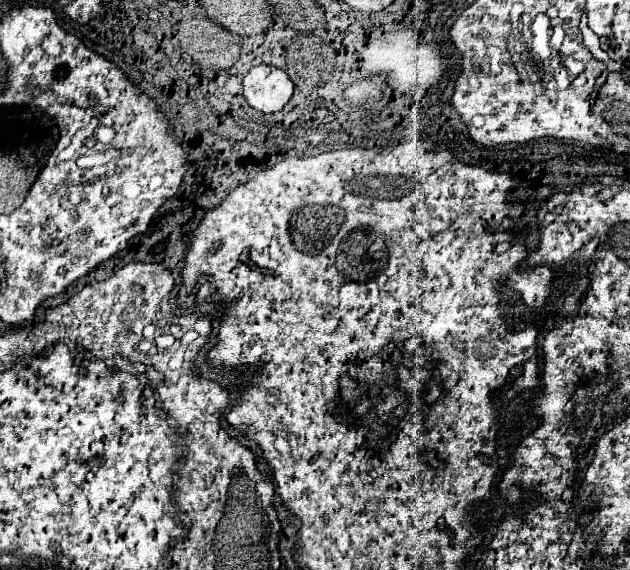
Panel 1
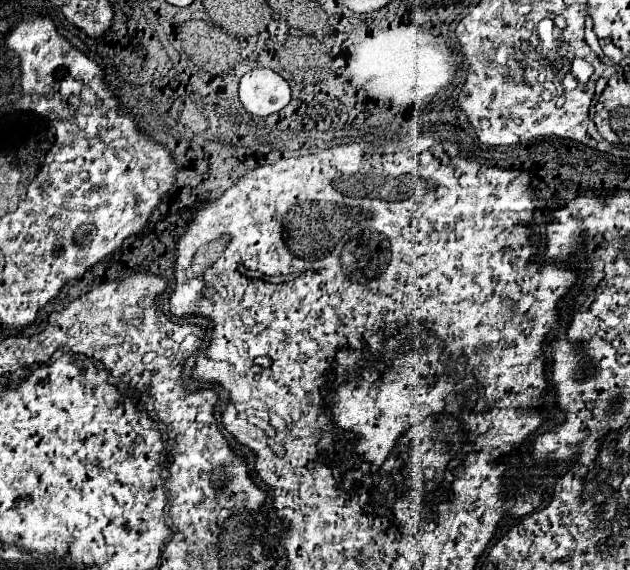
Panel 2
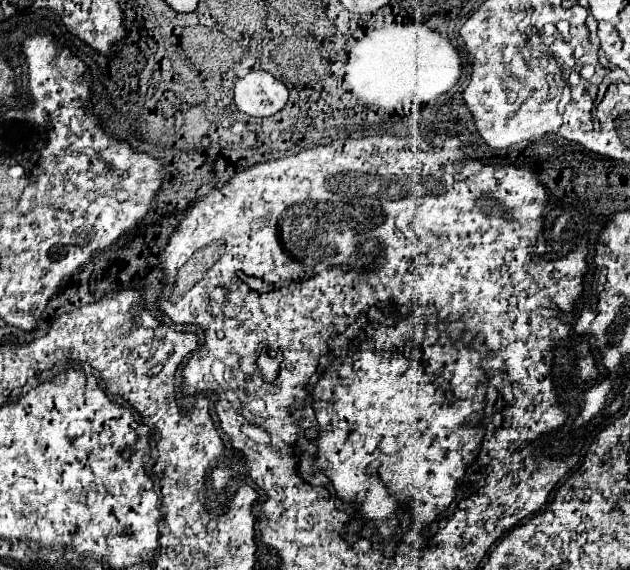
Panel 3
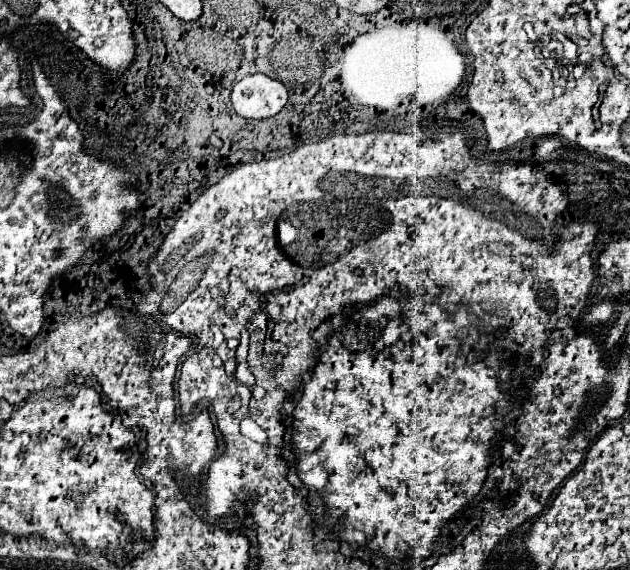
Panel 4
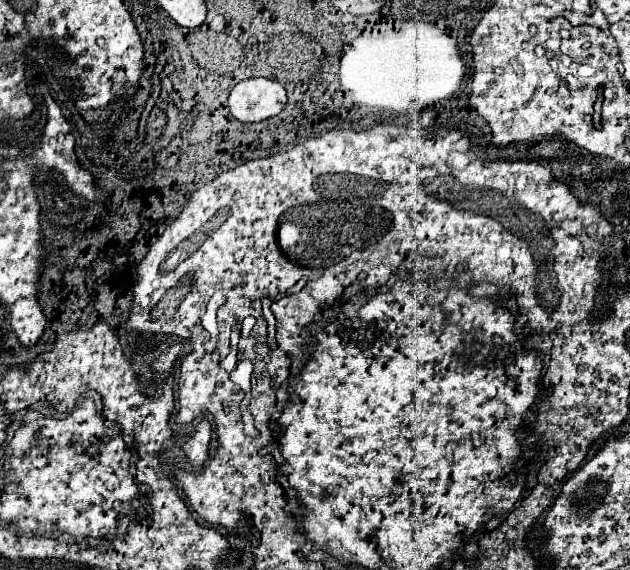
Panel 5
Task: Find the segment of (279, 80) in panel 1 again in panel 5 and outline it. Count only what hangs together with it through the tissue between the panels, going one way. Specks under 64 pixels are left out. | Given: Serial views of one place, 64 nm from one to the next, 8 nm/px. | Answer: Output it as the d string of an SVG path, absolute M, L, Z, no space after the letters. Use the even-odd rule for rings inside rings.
M250 78L238 82L230 96L230 114L240 122L262 122L276 116L286 104L286 90L280 82L268 78Z

